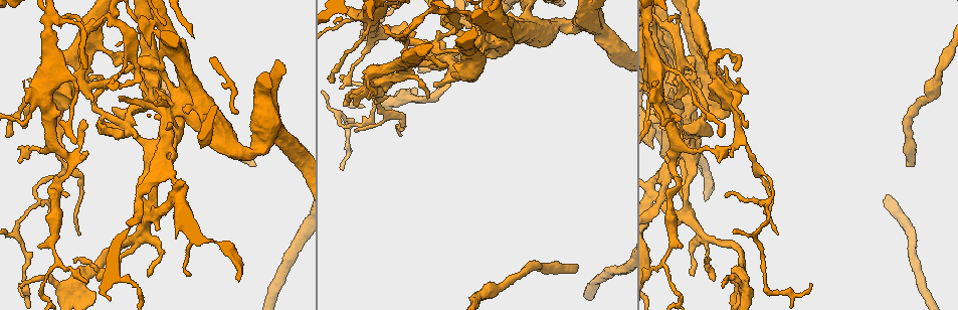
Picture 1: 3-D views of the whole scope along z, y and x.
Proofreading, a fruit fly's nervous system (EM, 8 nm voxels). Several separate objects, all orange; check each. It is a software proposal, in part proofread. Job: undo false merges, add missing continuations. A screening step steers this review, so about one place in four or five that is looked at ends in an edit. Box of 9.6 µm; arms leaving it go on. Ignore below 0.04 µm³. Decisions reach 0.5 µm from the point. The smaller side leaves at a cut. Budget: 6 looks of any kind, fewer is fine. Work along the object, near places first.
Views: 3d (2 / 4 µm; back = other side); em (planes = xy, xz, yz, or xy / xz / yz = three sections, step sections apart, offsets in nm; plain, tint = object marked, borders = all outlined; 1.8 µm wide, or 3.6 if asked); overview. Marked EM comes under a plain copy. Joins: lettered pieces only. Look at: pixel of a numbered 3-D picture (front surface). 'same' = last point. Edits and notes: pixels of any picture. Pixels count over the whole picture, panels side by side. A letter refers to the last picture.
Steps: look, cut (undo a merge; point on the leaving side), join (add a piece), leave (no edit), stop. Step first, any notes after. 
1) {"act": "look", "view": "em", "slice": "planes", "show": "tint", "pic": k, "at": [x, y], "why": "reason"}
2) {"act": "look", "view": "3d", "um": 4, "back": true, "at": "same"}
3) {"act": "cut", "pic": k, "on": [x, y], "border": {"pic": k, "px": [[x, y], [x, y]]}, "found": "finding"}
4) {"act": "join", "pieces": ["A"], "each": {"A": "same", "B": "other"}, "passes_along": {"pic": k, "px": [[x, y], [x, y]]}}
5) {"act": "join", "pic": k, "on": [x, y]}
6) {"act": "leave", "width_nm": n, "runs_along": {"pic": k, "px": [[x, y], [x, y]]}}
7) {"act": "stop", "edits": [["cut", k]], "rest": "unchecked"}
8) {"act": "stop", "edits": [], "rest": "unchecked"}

{"act": "look", "view": "em", "um": 3.6, "slice": "xz", "step": 16, "show": "tint", "pic": 1, "at": [598, 29], "why": "branch point"}

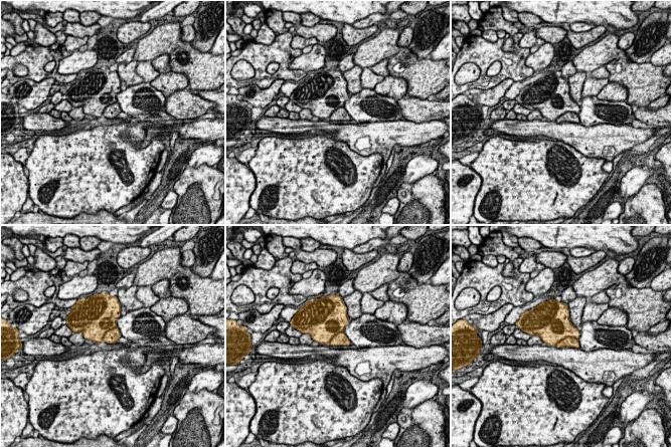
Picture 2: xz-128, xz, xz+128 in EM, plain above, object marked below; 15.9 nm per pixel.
{"act": "look", "view": "em", "um": 3.6, "slice": "planes", "show": "borders", "at": "same"}

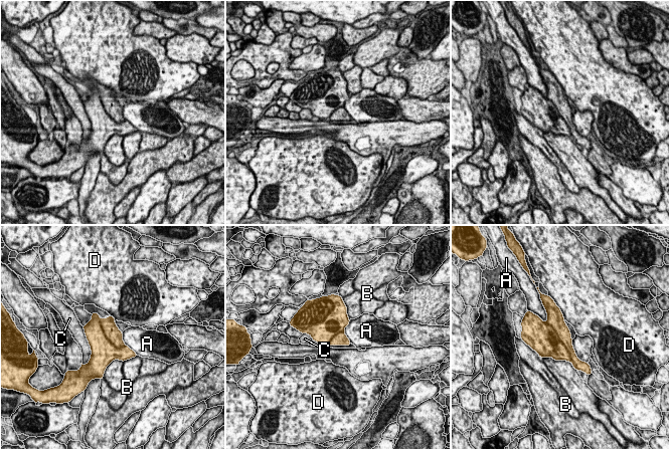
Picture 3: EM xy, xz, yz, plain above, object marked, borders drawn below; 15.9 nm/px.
{"act": "cut", "pic": 3, "on": [546, 343], "width_nm": 420, "each": {"A": "other", "B": "other", "C": "other", "D": "other"}, "found": "a second cell is stuck on"}

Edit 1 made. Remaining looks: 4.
{"act": "look", "view": "overview", "why": "redraw"}

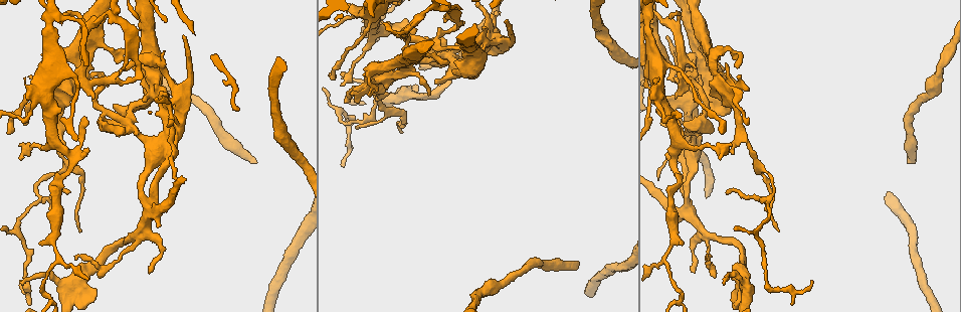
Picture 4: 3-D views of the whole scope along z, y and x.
{"act": "look", "view": "3d", "um": 2, "back": true, "pic": 4, "at": [69, 171], "why": "abrupt turn"}

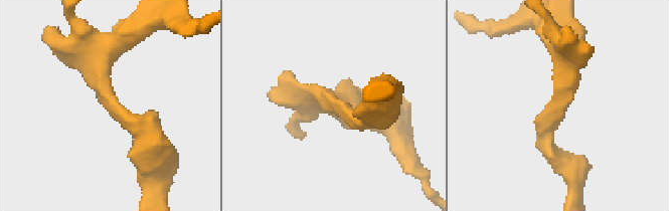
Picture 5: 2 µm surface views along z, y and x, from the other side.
{"act": "look", "view": "em", "slice": "planes", "show": "borders", "pic": 5, "at": [557, 110], "arm_widths_nm": [220, 240]}

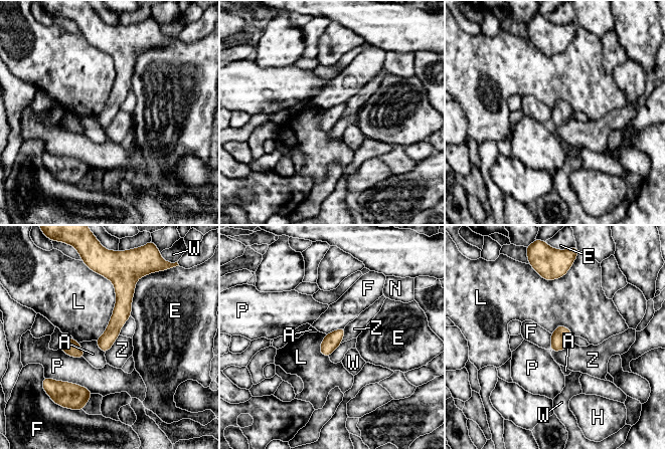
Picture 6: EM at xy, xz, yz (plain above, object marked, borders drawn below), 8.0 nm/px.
{"act": "leave", "each": {"A": "other", "E": "other", "F": "other", "H": "other", "L": "other", "N": "other", "P": "other", "W": "other", "Z": "other"}, "runs_along": {"pic": 6, "px": [[112, 277], [122, 312], [104, 349]]}, "found": "one cell here"}

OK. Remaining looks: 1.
{"act": "stop", "edits": [["cut", 3]], "rest": "unchecked"}

